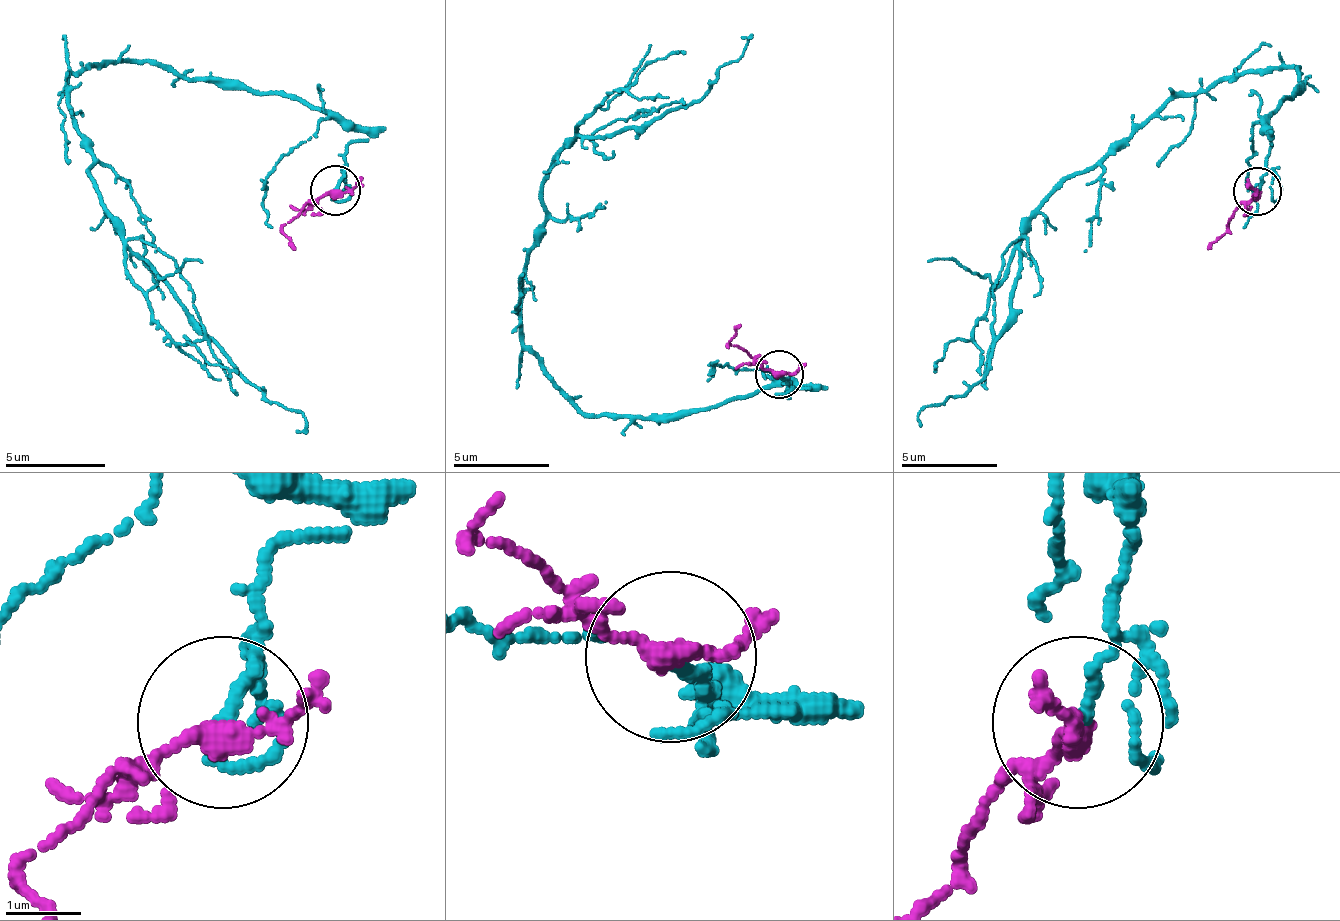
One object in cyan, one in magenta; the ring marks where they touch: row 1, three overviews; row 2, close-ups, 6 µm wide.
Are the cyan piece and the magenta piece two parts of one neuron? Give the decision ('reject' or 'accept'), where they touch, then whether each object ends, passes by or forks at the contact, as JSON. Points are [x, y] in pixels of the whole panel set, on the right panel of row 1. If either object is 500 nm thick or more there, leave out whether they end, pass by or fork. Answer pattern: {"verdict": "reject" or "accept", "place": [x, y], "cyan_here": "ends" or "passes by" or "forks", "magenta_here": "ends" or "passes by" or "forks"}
{"verdict": "accept", "place": [1257, 191], "cyan_here": "ends", "magenta_here": "passes by"}

